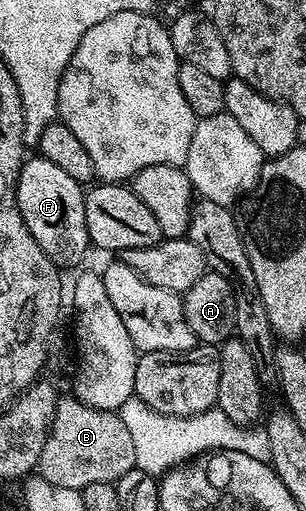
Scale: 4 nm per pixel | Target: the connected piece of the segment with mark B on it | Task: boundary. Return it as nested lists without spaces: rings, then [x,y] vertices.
[[[74,396],[58,401],[36,467],[38,477],[56,487],[81,491],[89,484],[116,484],[136,466],[135,440],[133,434],[127,432],[120,413],[88,407]]]

